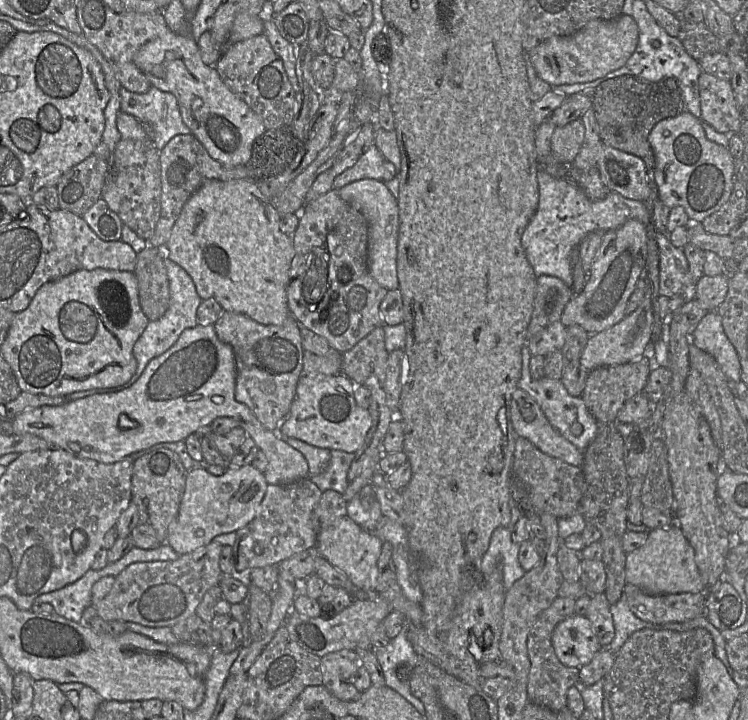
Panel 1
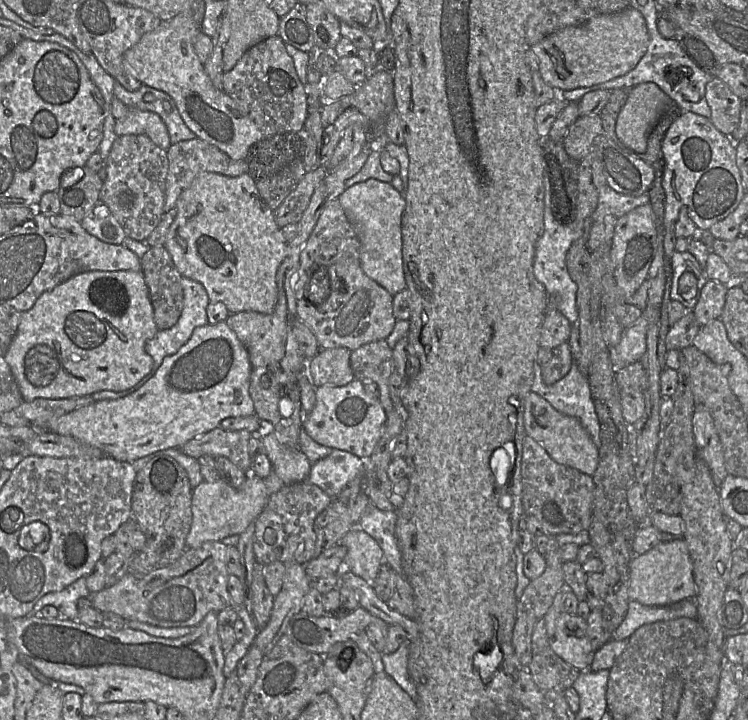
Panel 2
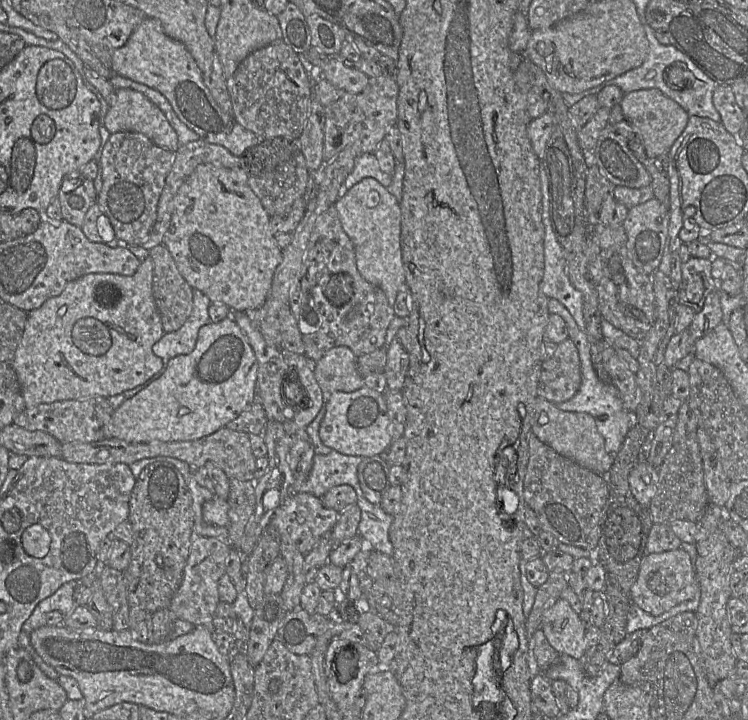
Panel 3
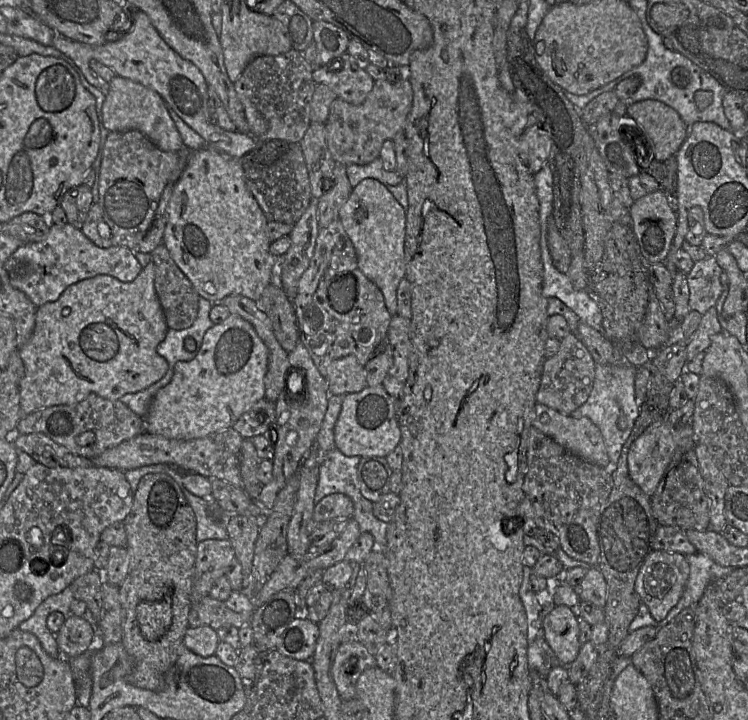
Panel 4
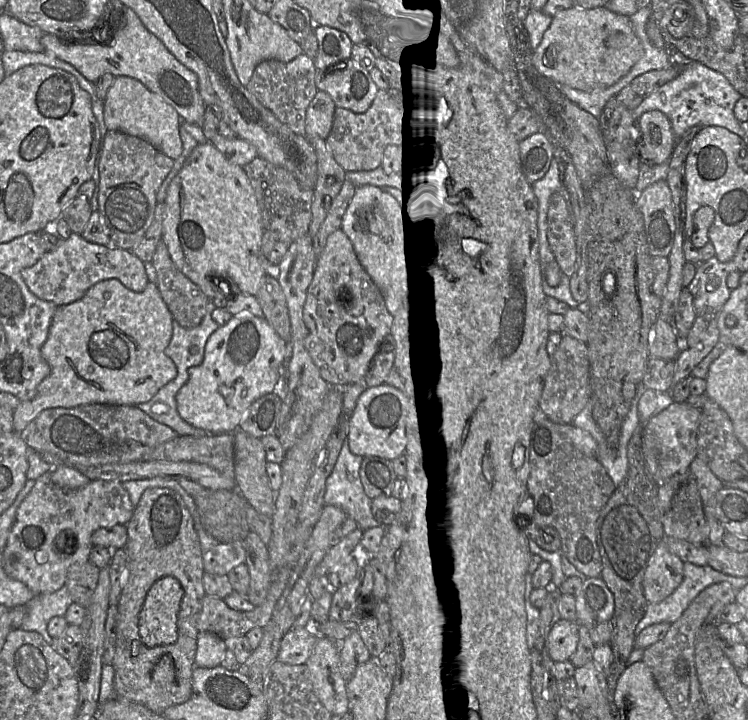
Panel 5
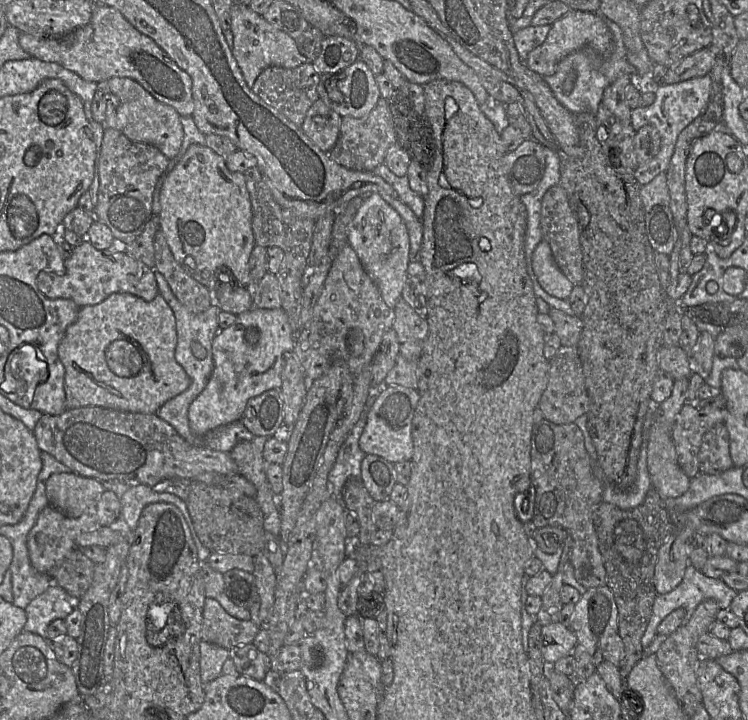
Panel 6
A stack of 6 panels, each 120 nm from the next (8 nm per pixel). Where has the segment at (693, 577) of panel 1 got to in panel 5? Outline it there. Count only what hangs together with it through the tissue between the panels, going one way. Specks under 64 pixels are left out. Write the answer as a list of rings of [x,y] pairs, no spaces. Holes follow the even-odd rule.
[[[666,541],[660,542],[649,561],[643,578],[648,603],[660,603],[670,596],[684,579],[684,562],[671,553]]]

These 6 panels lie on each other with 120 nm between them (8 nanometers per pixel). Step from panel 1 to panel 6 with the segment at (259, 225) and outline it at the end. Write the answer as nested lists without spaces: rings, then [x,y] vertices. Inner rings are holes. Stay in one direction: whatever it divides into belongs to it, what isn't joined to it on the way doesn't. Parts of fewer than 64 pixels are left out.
[[[199,144],[190,145],[184,156],[171,159],[164,174],[160,230],[176,261],[210,292],[217,287],[217,276],[232,281],[232,286],[252,287],[249,258],[256,243],[244,174],[230,171],[225,158]]]

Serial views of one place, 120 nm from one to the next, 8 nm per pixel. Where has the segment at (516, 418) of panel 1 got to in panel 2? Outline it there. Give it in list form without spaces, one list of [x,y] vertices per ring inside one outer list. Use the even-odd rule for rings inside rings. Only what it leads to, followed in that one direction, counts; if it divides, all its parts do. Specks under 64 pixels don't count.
[[[530,391],[524,398],[523,422],[526,435],[538,442],[554,461],[593,476],[599,450],[577,418],[556,411],[544,398]]]

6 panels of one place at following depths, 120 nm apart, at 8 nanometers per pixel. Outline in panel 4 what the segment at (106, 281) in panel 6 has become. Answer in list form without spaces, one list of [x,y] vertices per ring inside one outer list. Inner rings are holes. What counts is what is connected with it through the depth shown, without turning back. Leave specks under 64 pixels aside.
[[[70,223],[51,224],[44,240],[23,243],[6,260],[4,268],[10,284],[23,292],[37,308],[57,300],[68,286],[81,280],[105,274],[122,282],[131,282],[143,269],[135,250],[122,245],[99,247]]]

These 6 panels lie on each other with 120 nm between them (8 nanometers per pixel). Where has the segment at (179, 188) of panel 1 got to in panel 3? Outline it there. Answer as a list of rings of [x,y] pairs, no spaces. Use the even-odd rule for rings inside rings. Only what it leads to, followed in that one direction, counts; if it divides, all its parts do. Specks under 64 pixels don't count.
[[[199,139],[193,142],[189,142],[186,145],[180,146],[175,152],[175,159],[169,172],[166,184],[161,194],[159,204],[158,204],[158,213],[157,221],[153,230],[151,231],[149,238],[142,245],[147,250],[151,250],[153,247],[163,244],[164,236],[166,231],[170,226],[170,221],[172,217],[172,202],[184,181],[189,177],[189,175],[197,168],[197,166],[206,163],[214,163],[221,165],[225,168],[245,168],[244,161],[242,156],[235,156],[227,148],[219,144],[213,144],[207,142],[203,139]]]

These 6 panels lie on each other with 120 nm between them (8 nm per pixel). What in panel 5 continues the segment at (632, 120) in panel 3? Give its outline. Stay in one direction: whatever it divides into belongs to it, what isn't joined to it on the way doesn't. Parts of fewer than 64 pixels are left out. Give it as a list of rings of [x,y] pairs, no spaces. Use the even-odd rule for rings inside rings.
[[[660,111],[644,113],[635,121],[640,127],[637,139],[638,156],[642,163],[659,165],[668,161],[676,140],[669,119]]]

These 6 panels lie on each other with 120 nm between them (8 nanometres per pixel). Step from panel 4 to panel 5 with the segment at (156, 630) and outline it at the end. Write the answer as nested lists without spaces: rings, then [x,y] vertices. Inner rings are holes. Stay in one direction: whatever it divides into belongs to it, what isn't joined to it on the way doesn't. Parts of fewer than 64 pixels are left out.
[[[171,576],[160,578],[149,589],[139,616],[139,635],[145,646],[166,646],[177,640],[183,594],[181,584]]]

